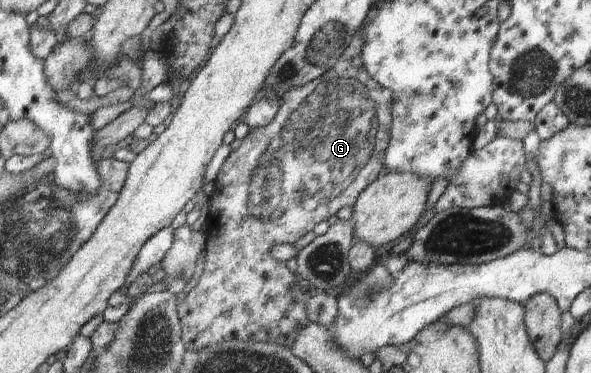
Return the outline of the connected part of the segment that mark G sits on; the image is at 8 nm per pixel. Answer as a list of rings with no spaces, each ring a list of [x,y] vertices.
[[[363,24],[357,30],[357,33],[352,37],[350,44],[344,49],[342,56],[340,56],[334,68],[324,72],[319,79],[314,79],[302,86],[291,88],[288,92],[284,93],[279,98],[279,109],[272,122],[260,128],[252,127],[242,139],[241,146],[236,151],[232,151],[222,164],[217,174],[217,179],[214,181],[213,192],[209,196],[209,211],[207,212],[204,224],[207,236],[205,263],[199,274],[196,286],[185,294],[181,303],[177,304],[177,313],[181,322],[181,337],[188,351],[198,351],[201,347],[217,345],[219,342],[231,340],[274,343],[275,345],[290,349],[297,333],[311,323],[307,317],[306,310],[306,301],[311,292],[302,290],[299,285],[300,279],[289,270],[286,261],[279,261],[275,264],[271,260],[270,249],[275,244],[286,244],[286,242],[294,244],[304,234],[310,232],[310,230],[314,230],[314,226],[318,222],[328,220],[330,216],[336,215],[342,206],[354,206],[358,195],[386,170],[385,152],[391,135],[393,92],[376,82],[368,74],[364,64],[362,64],[361,48],[365,41],[365,36],[363,35],[364,28]]]

